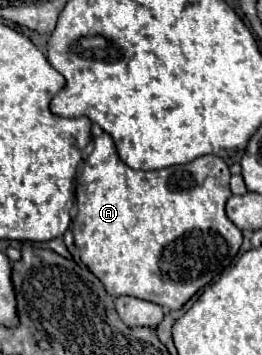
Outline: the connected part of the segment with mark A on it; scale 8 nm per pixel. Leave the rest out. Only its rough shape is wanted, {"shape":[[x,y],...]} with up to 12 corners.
{"shape":[[95,137],[75,247],[111,297],[181,309],[231,267],[227,163]]}

